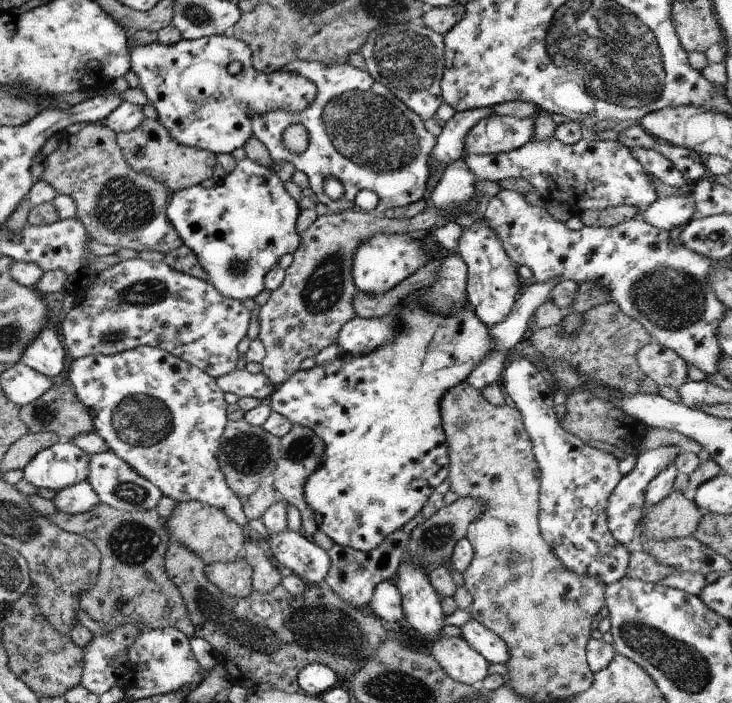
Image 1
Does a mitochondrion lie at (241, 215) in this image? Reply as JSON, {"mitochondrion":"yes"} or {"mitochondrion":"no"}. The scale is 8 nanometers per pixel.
{"mitochondrion":"no"}

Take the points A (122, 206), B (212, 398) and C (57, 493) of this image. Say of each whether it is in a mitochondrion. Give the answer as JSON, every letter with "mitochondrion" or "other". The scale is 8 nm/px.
{"A":"mitochondrion","B":"other","C":"other"}

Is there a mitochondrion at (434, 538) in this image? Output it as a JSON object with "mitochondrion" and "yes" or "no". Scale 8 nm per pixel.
{"mitochondrion":"yes"}

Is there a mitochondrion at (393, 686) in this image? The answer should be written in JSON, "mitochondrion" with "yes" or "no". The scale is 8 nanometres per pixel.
{"mitochondrion":"yes"}

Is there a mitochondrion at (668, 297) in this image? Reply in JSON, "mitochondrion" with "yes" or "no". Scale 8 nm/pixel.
{"mitochondrion":"yes"}

